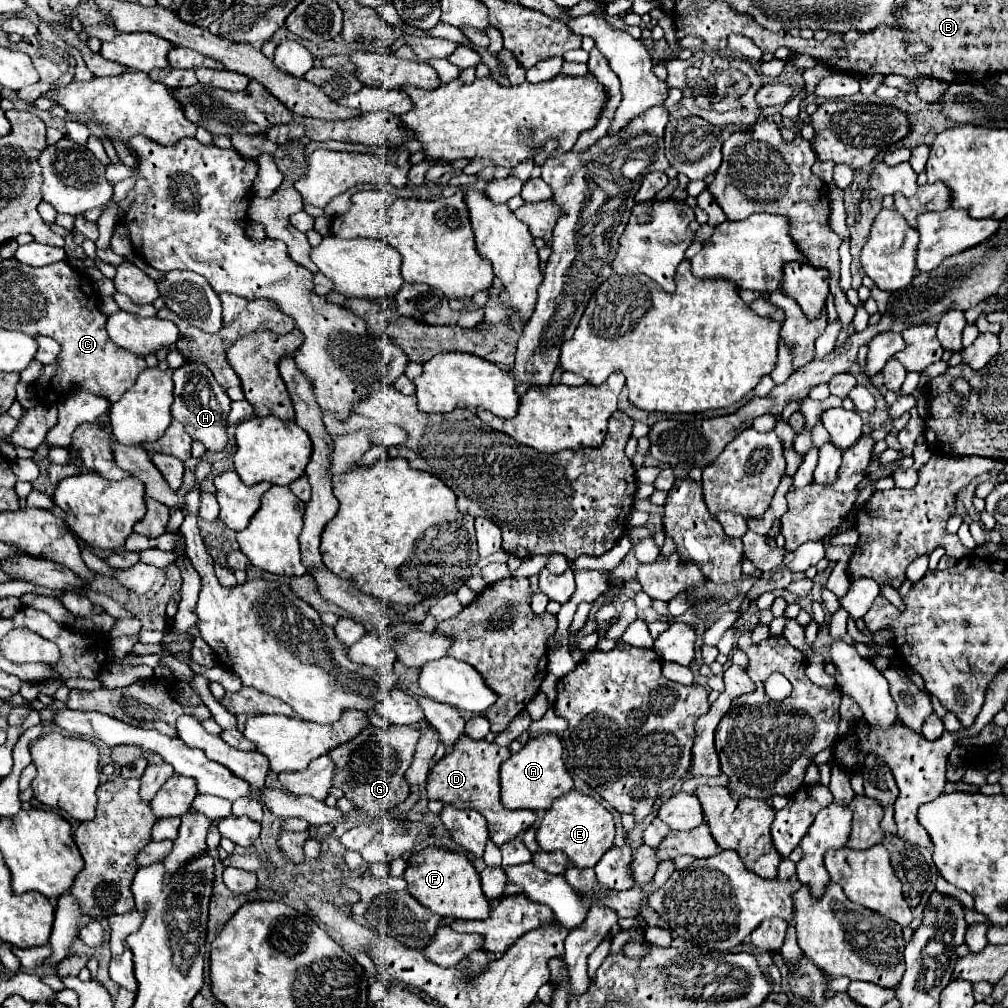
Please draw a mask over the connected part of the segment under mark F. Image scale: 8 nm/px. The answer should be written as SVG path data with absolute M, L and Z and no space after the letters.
M427 846L411 854L403 880L407 882L407 890L413 894L413 898L417 898L423 906L439 916L461 920L485 920L489 916L491 908L481 892L479 874L465 854L447 850L443 846Z

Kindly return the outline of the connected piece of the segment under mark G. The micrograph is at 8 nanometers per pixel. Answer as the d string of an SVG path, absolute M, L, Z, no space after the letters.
M369 726L347 744L337 746L329 752L329 758L335 764L333 786L341 788L345 792L345 798L353 802L355 810L363 812L365 816L377 816L391 810L393 806L401 804L409 794L405 770L413 760L419 736L421 732L415 726L389 726L385 730Z

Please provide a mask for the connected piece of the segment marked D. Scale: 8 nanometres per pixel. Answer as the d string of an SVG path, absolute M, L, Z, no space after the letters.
M461 736L453 752L447 752L445 758L431 768L427 778L427 798L441 800L443 804L453 804L457 808L471 808L483 814L489 826L491 840L497 846L505 844L505 840L519 838L525 830L529 830L535 824L537 814L533 810L509 810L499 800L499 766L509 756L509 748L489 744L487 740L471 740L467 736Z

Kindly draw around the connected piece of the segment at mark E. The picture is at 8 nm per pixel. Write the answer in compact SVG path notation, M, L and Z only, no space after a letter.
M569 790L565 796L559 796L545 812L537 830L537 844L543 852L563 850L569 856L571 864L577 868L593 868L601 860L601 856L613 846L613 836L615 824L611 812L595 798L577 790Z

